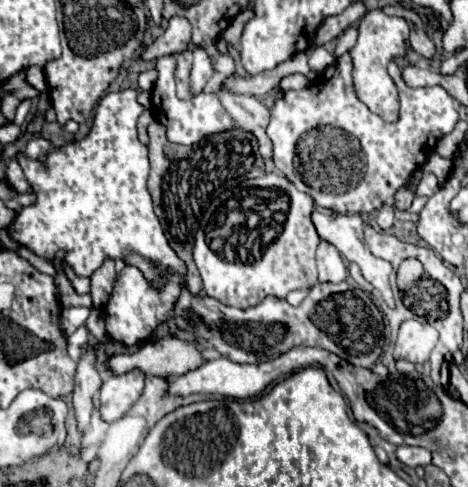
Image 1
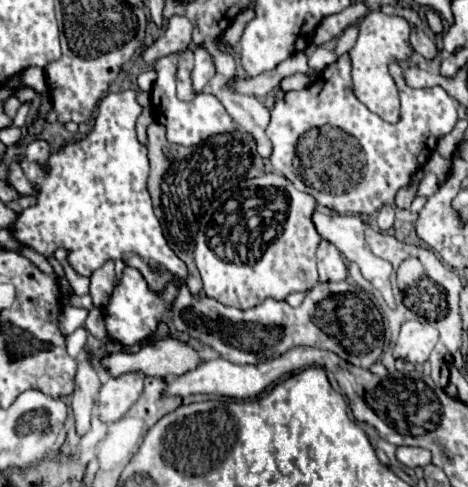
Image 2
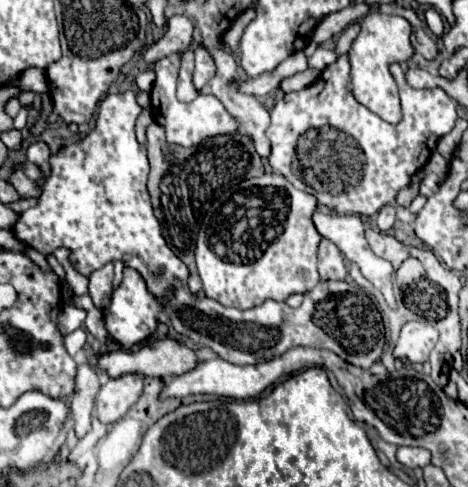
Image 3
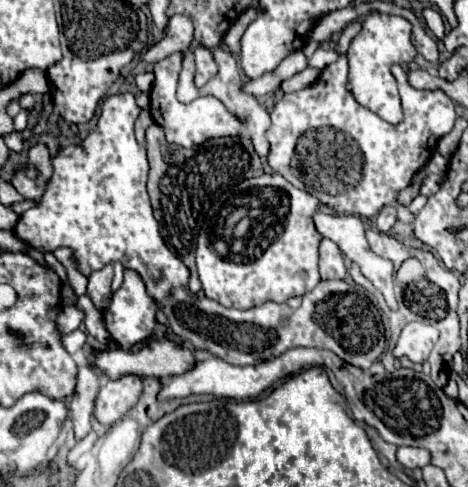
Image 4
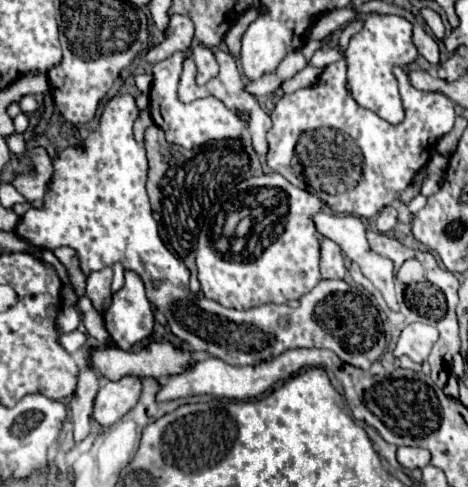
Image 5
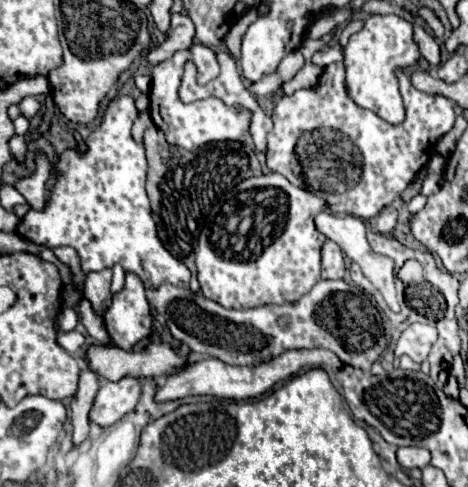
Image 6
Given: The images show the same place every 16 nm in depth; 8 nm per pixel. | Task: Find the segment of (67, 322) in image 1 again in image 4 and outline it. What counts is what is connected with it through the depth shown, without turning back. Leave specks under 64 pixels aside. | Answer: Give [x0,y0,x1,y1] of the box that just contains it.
[58,308,84,334]

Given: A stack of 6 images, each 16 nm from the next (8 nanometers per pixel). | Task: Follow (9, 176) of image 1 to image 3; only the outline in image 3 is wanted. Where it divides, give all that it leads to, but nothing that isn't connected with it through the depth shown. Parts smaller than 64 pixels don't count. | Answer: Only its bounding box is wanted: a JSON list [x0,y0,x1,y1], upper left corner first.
[10,168,40,198]

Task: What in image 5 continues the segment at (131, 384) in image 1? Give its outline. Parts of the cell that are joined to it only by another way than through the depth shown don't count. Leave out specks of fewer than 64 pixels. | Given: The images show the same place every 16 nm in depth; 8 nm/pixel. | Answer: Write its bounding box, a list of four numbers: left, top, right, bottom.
[92,376,142,426]

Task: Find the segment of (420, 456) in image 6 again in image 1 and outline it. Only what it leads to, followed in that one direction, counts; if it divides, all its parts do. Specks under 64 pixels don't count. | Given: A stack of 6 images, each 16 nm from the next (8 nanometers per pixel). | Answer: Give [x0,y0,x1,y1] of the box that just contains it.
[396,446,432,468]

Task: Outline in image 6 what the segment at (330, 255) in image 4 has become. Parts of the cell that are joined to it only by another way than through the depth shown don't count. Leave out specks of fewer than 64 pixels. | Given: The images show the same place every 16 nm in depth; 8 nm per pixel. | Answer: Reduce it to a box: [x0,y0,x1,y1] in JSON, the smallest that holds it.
[322,240,346,280]

